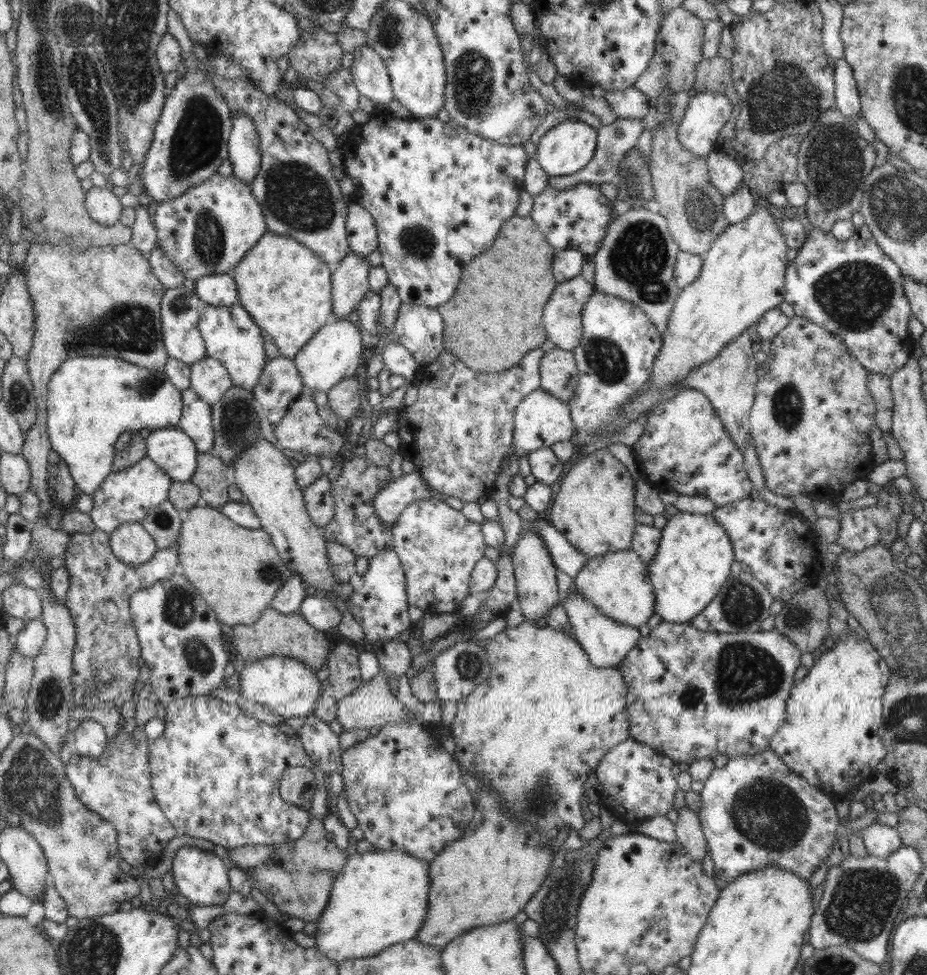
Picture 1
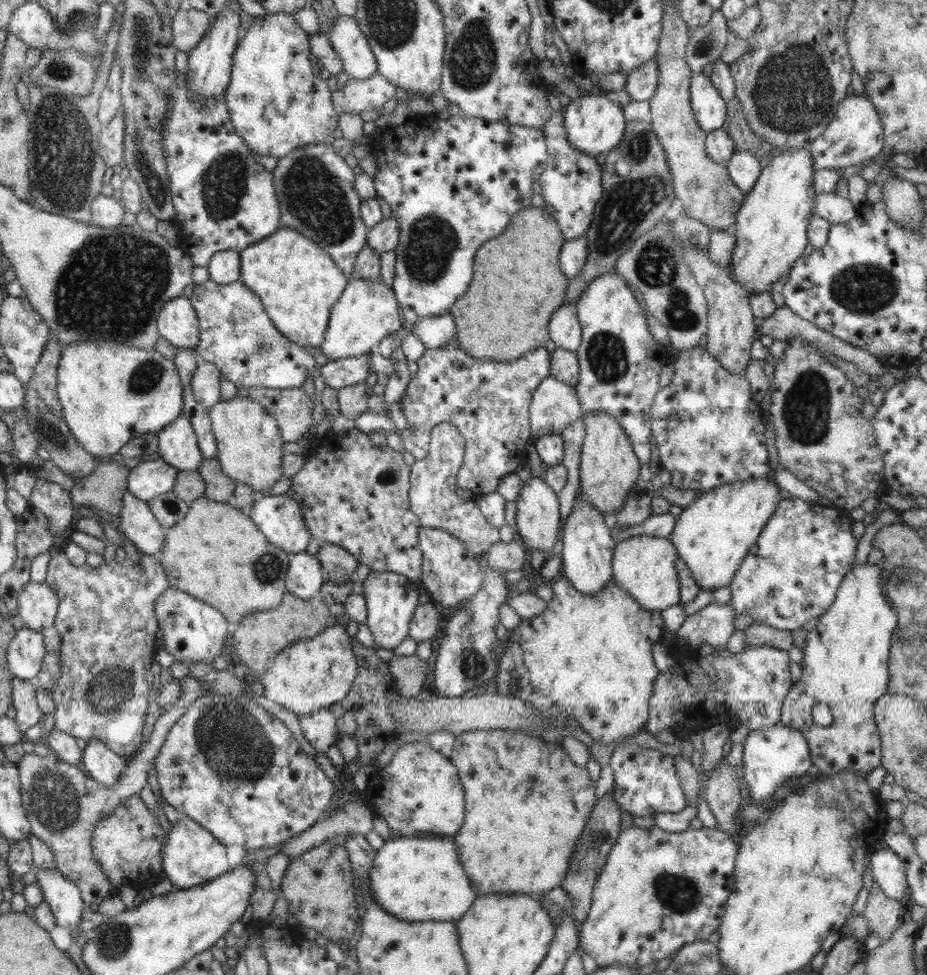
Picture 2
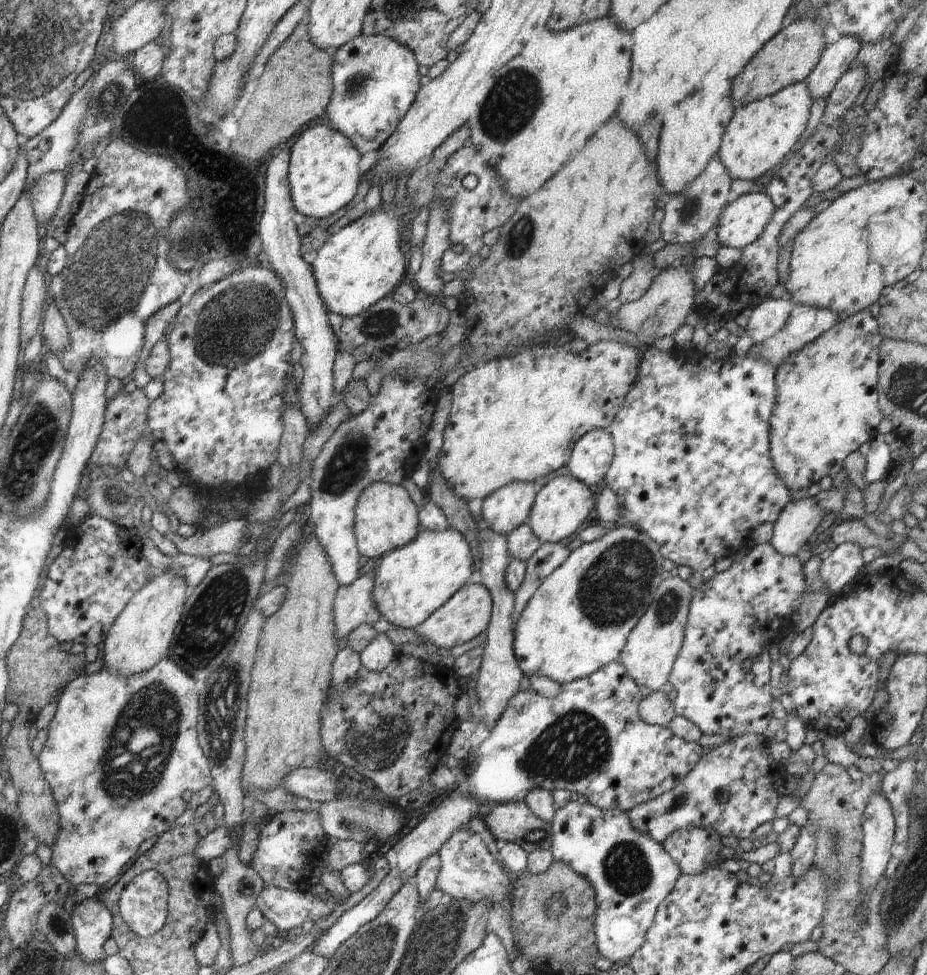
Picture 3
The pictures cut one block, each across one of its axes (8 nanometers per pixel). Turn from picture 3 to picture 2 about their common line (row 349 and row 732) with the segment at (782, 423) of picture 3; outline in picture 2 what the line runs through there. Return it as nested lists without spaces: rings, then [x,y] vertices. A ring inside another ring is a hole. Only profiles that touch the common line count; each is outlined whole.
[[[867,561],[852,567],[840,583],[834,602],[819,617],[816,627],[808,631],[803,650],[804,660],[800,662],[803,672],[784,698],[780,724],[800,730],[806,736],[812,769],[818,773],[831,775],[840,773],[842,769],[854,769],[869,774],[874,768],[881,766],[881,738],[873,711],[876,700],[887,693],[890,640],[897,625],[896,613],[882,591],[882,564],[869,564]],[[821,702],[828,704],[834,716],[830,726],[822,727],[813,719],[812,708]]]

